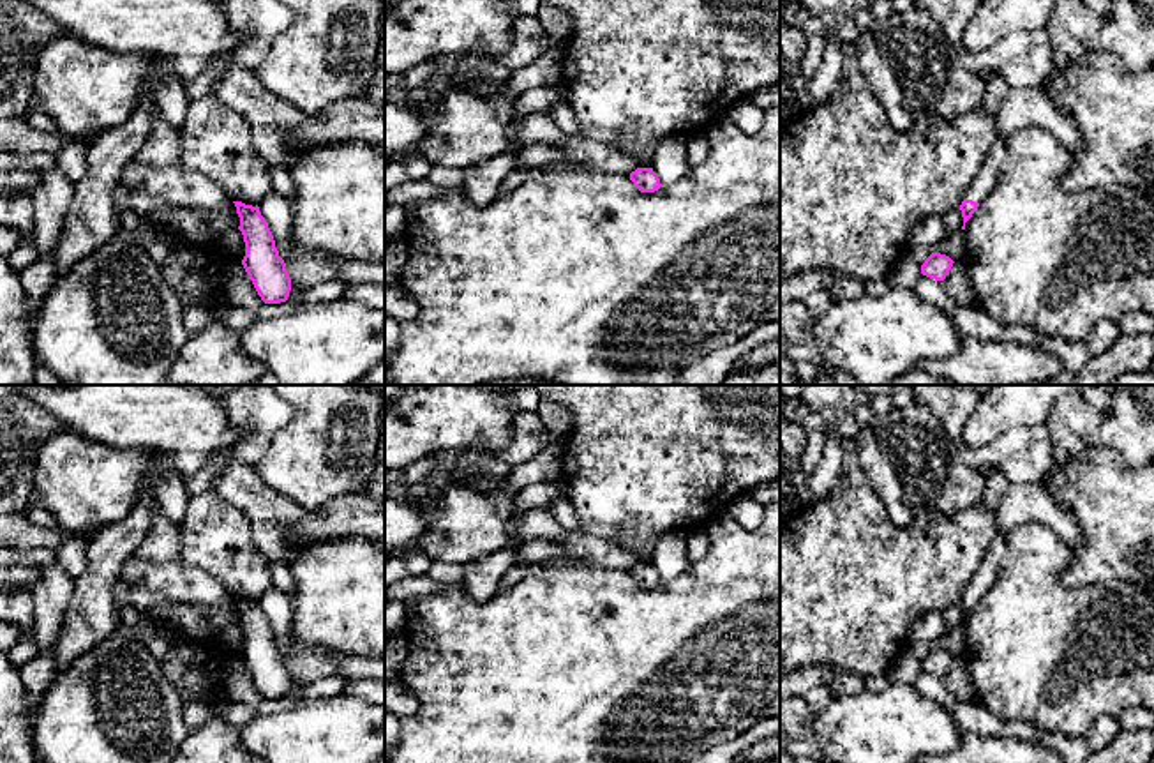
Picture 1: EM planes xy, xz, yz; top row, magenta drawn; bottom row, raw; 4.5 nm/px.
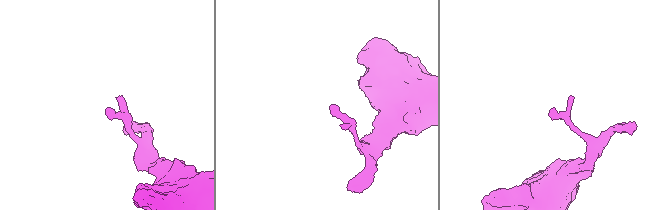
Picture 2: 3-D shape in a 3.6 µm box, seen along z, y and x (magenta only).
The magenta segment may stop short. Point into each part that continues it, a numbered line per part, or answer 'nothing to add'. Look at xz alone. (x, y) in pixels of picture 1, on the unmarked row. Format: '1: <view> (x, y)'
nothing to add

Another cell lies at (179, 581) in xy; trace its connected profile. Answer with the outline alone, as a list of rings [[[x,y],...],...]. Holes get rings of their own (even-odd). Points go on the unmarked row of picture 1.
[[[131,556],[124,563],[120,579],[127,588],[143,586],[175,602],[215,606],[233,611],[240,622],[236,602],[226,593],[226,588],[203,569],[187,565],[182,560],[155,565]]]

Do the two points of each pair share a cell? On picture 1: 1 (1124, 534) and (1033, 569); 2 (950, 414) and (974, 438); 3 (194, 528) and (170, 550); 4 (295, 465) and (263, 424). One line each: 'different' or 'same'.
1: different
2: different
3: different
4: different

